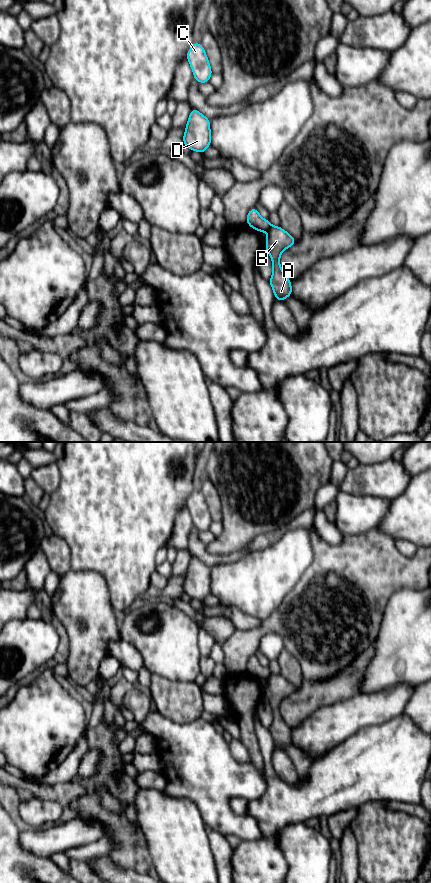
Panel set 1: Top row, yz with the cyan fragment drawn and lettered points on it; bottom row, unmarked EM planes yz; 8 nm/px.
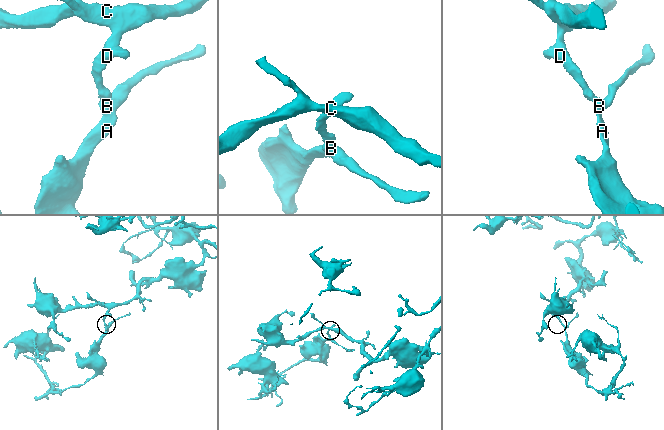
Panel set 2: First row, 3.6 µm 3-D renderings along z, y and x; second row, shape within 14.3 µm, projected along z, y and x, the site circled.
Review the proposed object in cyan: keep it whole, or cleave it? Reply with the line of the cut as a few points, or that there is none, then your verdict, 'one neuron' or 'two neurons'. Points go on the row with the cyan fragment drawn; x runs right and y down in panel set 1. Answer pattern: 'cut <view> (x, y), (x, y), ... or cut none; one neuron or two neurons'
cut yz (271, 225), (265, 230); two neurons

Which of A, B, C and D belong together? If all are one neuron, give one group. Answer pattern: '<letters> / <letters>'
A B / C D

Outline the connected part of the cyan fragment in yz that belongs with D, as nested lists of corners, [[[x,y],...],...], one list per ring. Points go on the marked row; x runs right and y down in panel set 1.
[[[192,108],[183,135],[183,144],[190,150],[203,154],[211,146],[210,119]]]

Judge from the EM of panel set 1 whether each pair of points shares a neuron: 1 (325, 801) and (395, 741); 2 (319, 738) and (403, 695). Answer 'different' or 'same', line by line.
1: same
2: same

